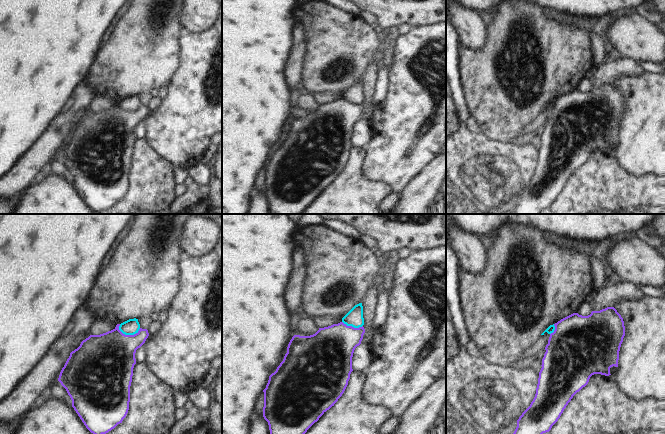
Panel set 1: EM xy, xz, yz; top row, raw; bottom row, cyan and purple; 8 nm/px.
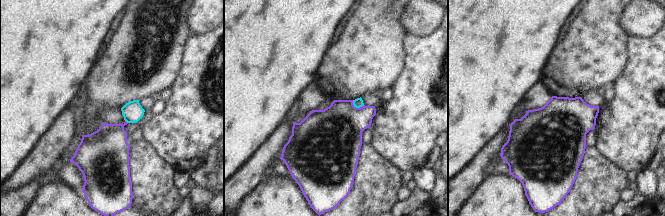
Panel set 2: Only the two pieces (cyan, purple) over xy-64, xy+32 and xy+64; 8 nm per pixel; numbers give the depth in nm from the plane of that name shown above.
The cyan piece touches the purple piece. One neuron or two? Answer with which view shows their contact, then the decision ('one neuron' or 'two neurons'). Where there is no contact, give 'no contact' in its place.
xy | two neurons

